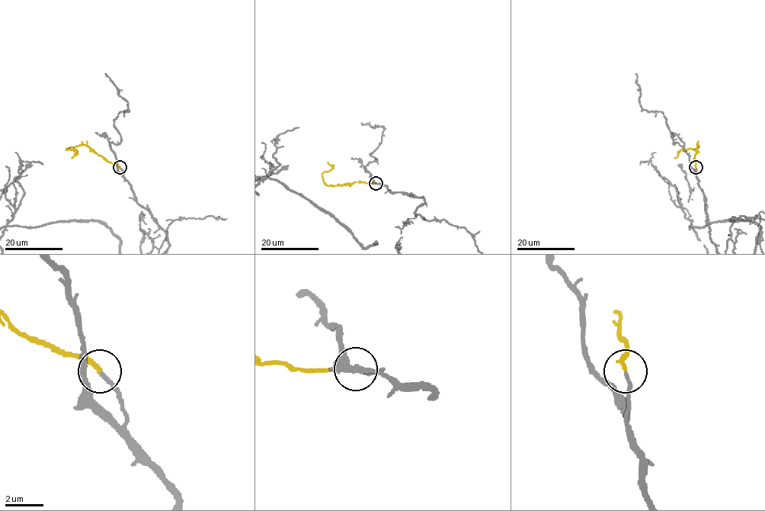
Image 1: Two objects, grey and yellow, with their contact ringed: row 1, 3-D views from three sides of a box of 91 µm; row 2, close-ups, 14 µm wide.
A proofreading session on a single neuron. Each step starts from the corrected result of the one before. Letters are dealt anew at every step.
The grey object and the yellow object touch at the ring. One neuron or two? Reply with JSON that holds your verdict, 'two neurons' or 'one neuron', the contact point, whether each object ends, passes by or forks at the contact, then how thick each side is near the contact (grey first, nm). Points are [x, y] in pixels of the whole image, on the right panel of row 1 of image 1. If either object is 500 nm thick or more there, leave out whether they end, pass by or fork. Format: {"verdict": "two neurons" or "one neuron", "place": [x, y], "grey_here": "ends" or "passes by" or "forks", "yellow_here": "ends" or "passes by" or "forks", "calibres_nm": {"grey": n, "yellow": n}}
{"verdict": "one neuron", "place": [696, 167], "grey_here": "ends", "yellow_here": "ends", "calibres_nm": {"grey": 180, "yellow": 200}}

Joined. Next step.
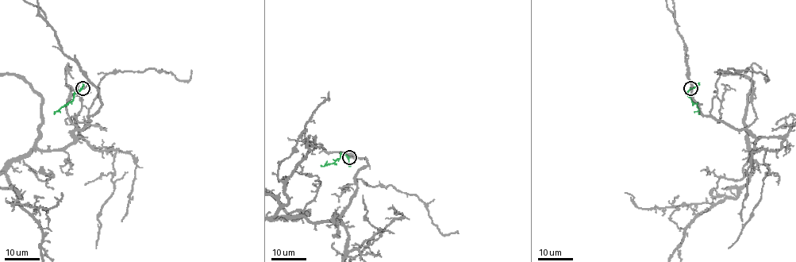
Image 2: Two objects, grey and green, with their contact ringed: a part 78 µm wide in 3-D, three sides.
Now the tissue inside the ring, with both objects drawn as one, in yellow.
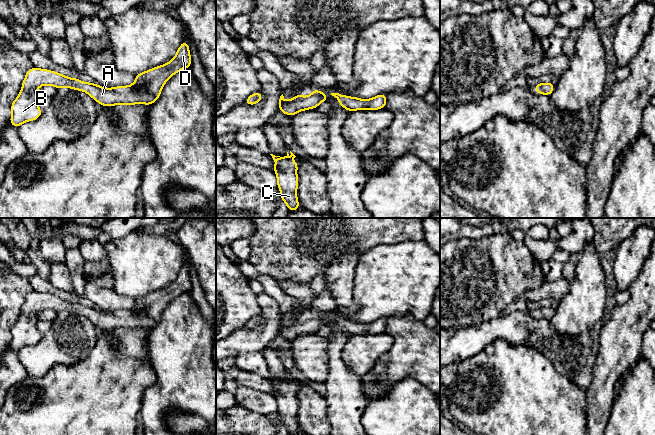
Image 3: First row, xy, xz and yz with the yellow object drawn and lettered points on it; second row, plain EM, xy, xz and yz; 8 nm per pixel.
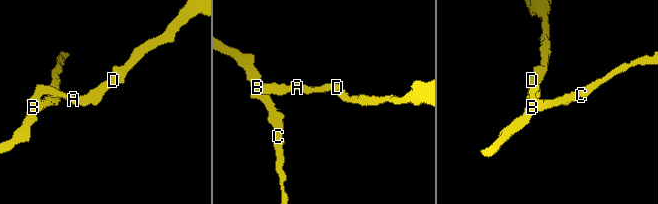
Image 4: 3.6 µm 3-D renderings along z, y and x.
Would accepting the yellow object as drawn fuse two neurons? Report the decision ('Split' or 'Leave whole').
Leave whole

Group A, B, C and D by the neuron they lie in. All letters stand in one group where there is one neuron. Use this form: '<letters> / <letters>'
A B C D

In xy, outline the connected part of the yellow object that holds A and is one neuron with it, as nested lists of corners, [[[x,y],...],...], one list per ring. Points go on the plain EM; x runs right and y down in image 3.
[[[183,264],[175,281],[168,287],[135,299],[135,306],[129,310],[104,312],[92,306],[86,307],[69,302],[58,296],[32,291],[25,298],[21,315],[11,327],[12,340],[9,347],[18,352],[27,345],[34,345],[42,339],[37,329],[37,312],[52,309],[59,313],[68,311],[84,315],[101,330],[152,329],[159,323],[167,304],[184,292],[191,292],[191,279],[187,264]]]

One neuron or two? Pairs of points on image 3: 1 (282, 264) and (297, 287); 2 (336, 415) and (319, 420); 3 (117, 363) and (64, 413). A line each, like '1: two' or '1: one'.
1: two
2: two
3: one

